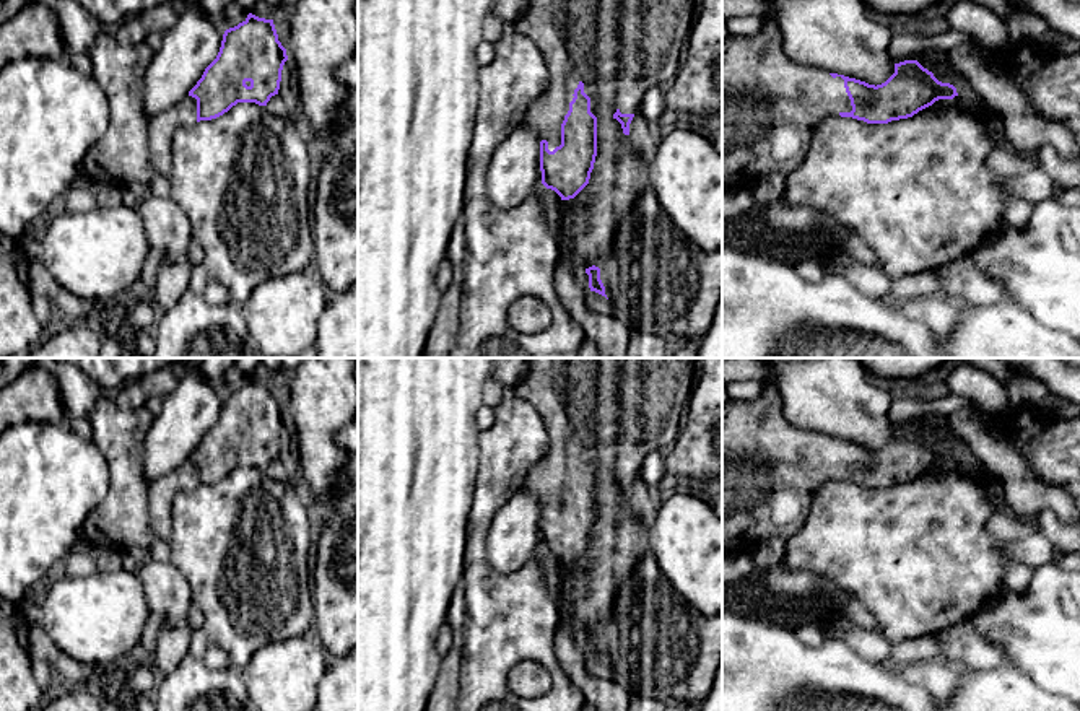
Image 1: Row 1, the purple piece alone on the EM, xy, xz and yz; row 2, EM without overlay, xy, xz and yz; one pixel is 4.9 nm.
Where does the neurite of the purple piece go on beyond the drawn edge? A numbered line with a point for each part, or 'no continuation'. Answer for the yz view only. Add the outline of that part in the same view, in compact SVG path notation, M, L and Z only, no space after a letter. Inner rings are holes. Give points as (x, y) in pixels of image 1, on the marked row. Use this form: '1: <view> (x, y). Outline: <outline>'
1: yz (771, 104). Outline: M764 20L755 37L722 41L722 189L751 189L764 174L790 174L805 159L817 125L831 116L851 112L851 99L841 76L794 62L782 46L782 34L773 20Z

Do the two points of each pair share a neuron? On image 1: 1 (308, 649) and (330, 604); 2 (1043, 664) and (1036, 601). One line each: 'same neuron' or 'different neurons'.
1: different neurons
2: same neuron

